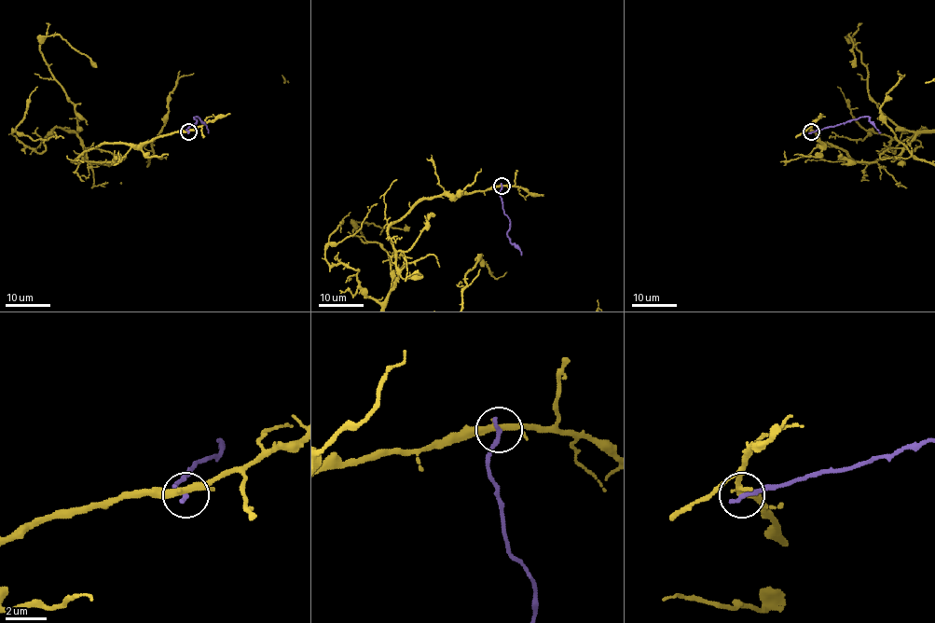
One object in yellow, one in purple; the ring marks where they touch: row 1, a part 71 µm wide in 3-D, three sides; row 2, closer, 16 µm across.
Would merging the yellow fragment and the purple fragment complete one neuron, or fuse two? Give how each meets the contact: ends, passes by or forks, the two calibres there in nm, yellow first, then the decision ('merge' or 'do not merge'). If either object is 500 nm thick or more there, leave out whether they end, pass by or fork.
yellow passes by; purple ends; calibres 340 and 280 nm; do not merge

